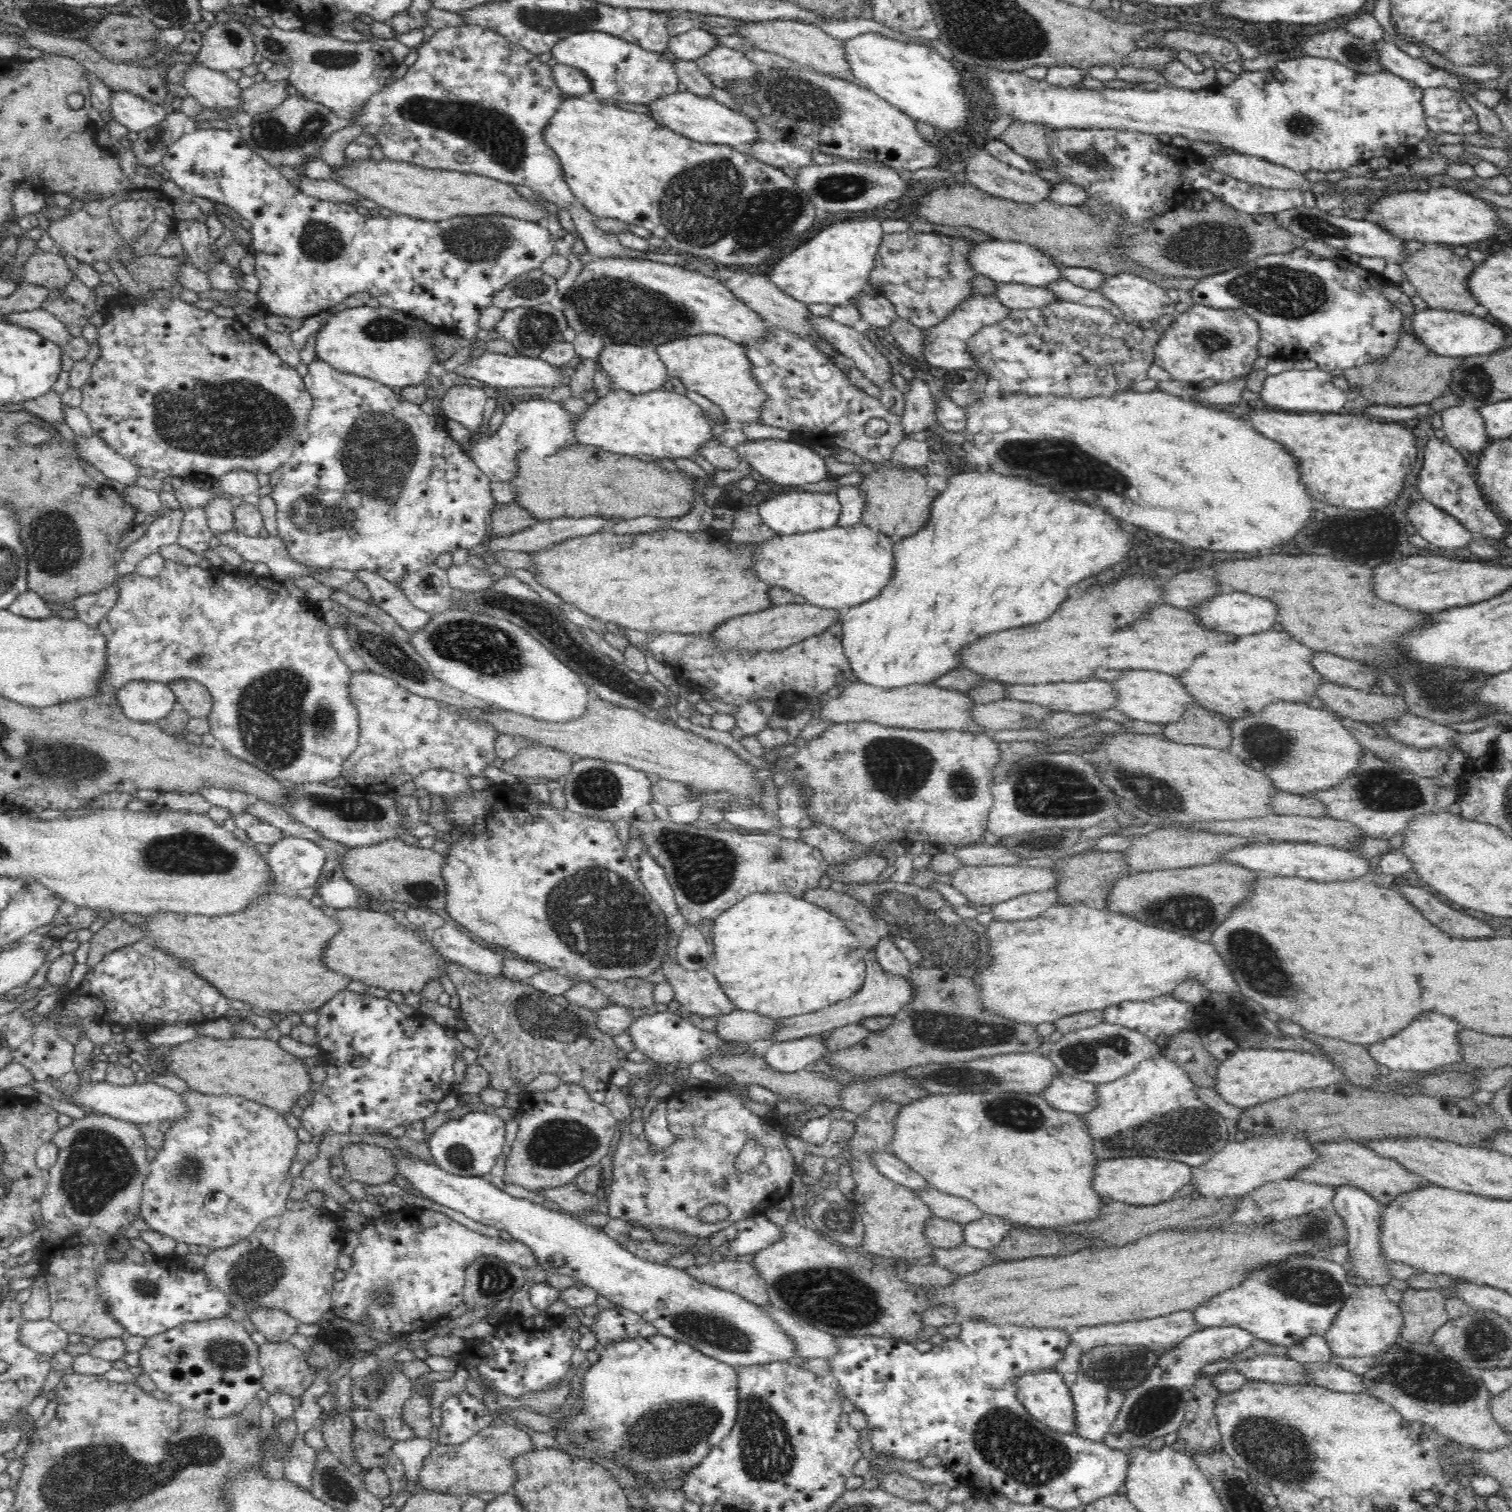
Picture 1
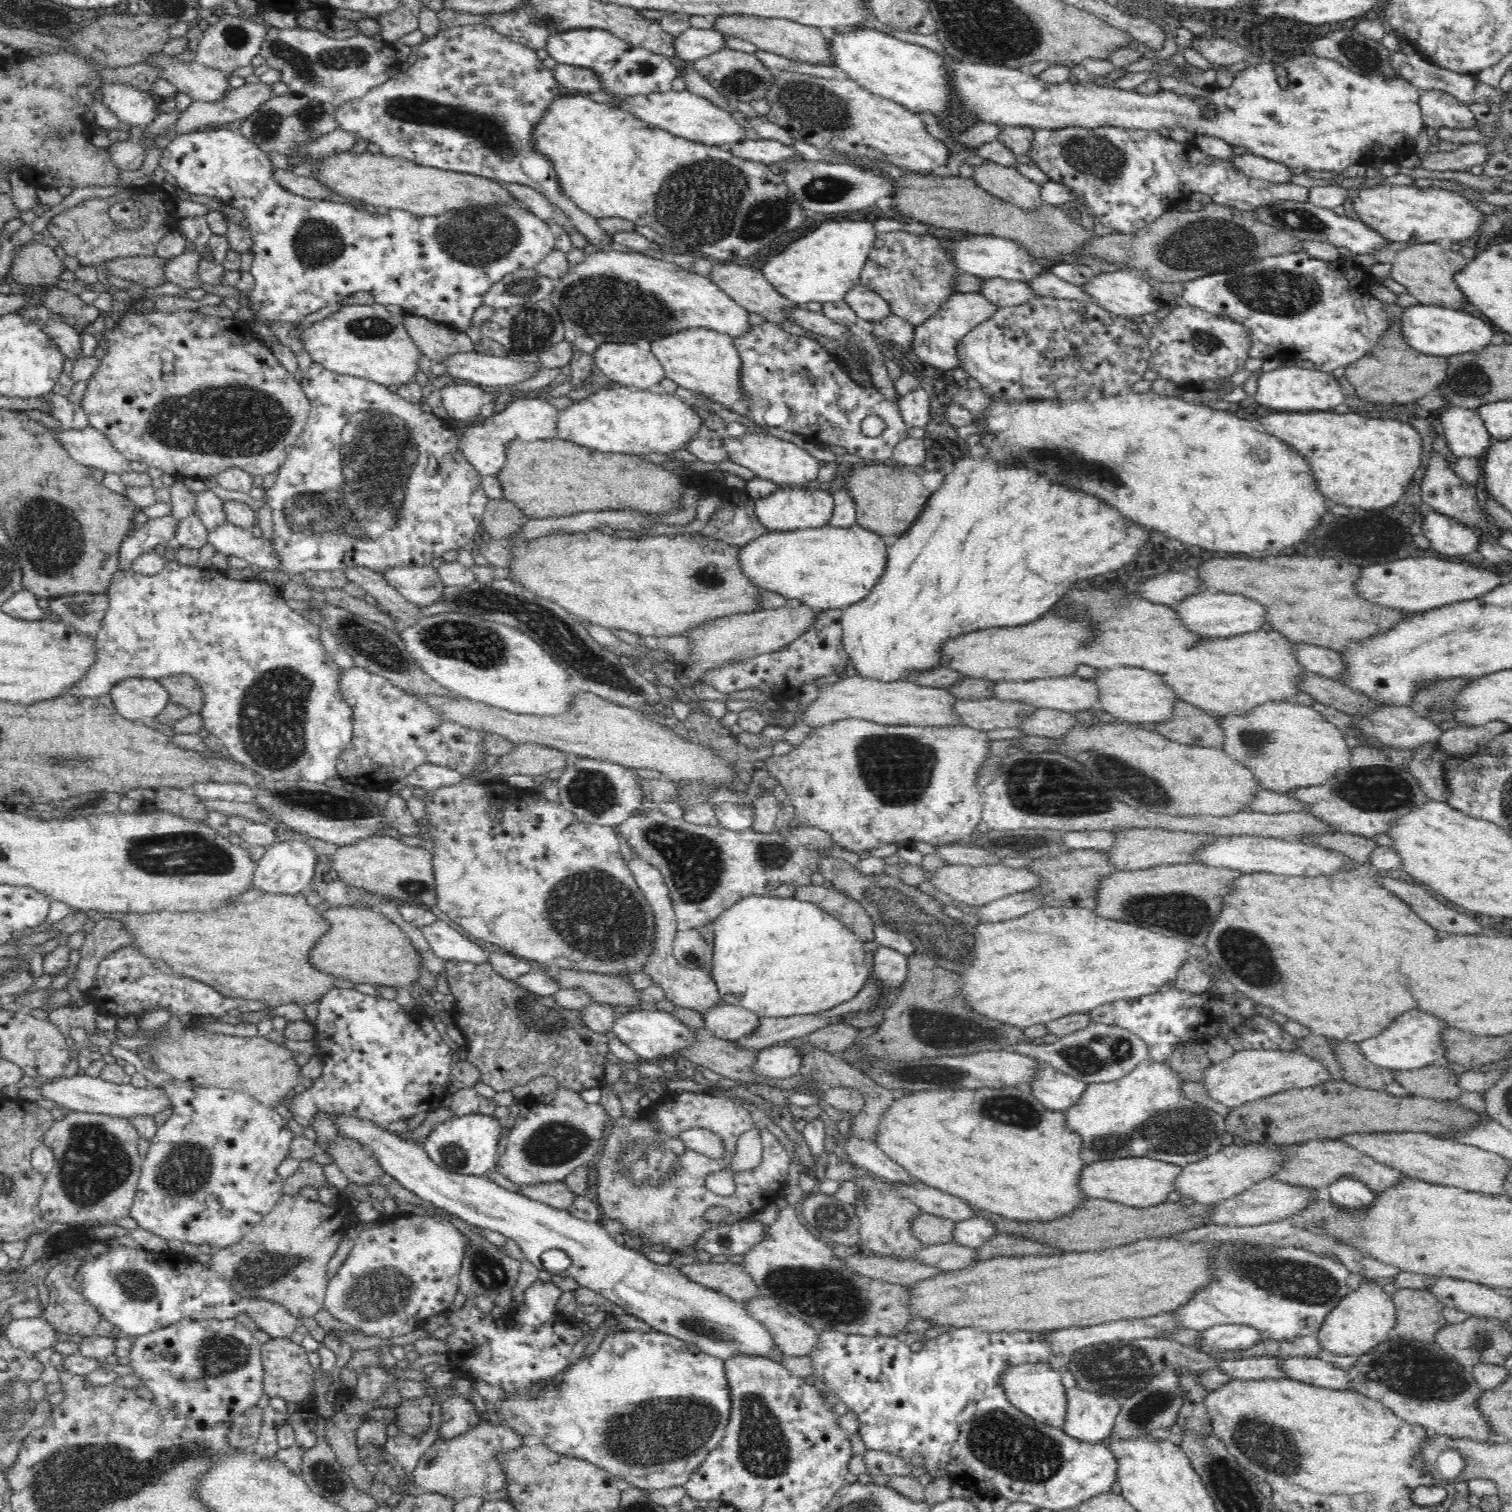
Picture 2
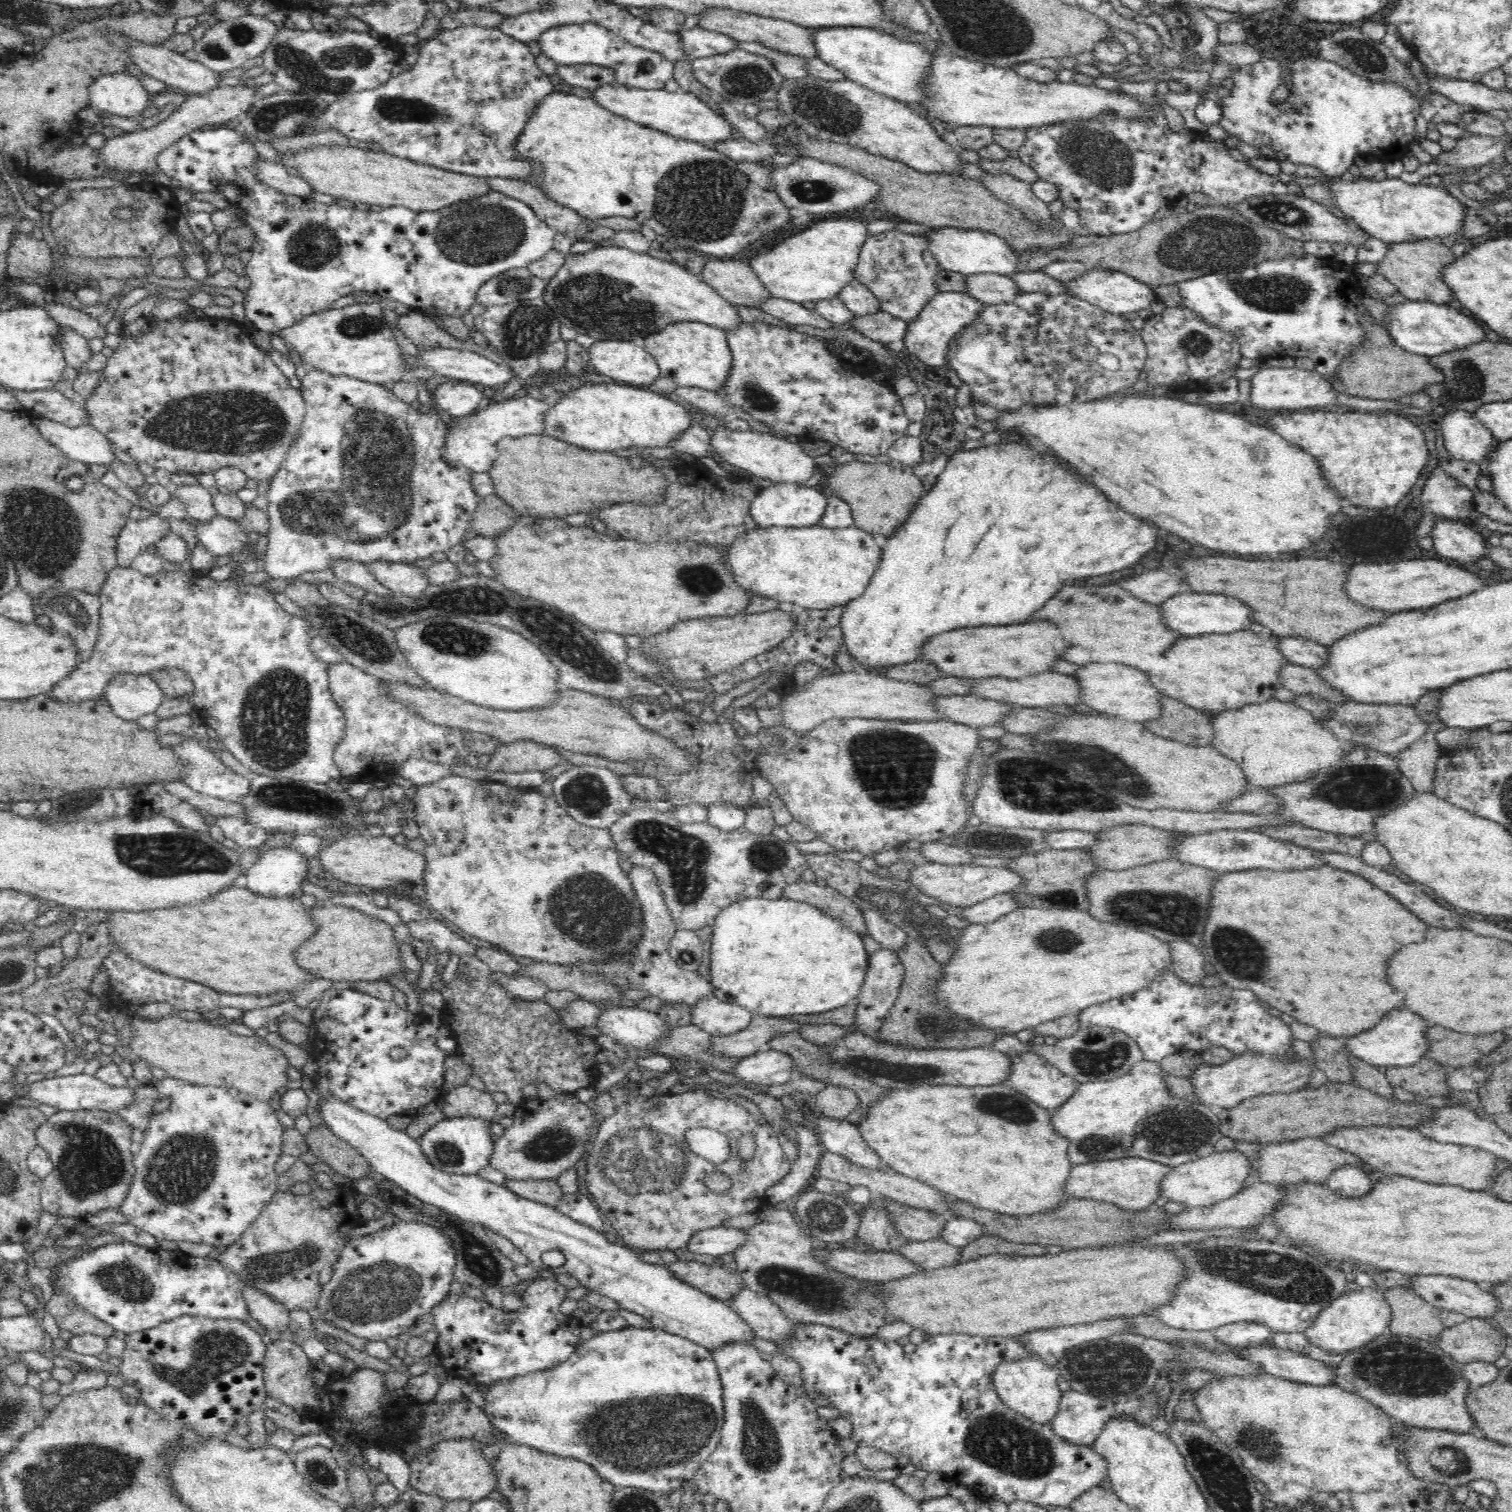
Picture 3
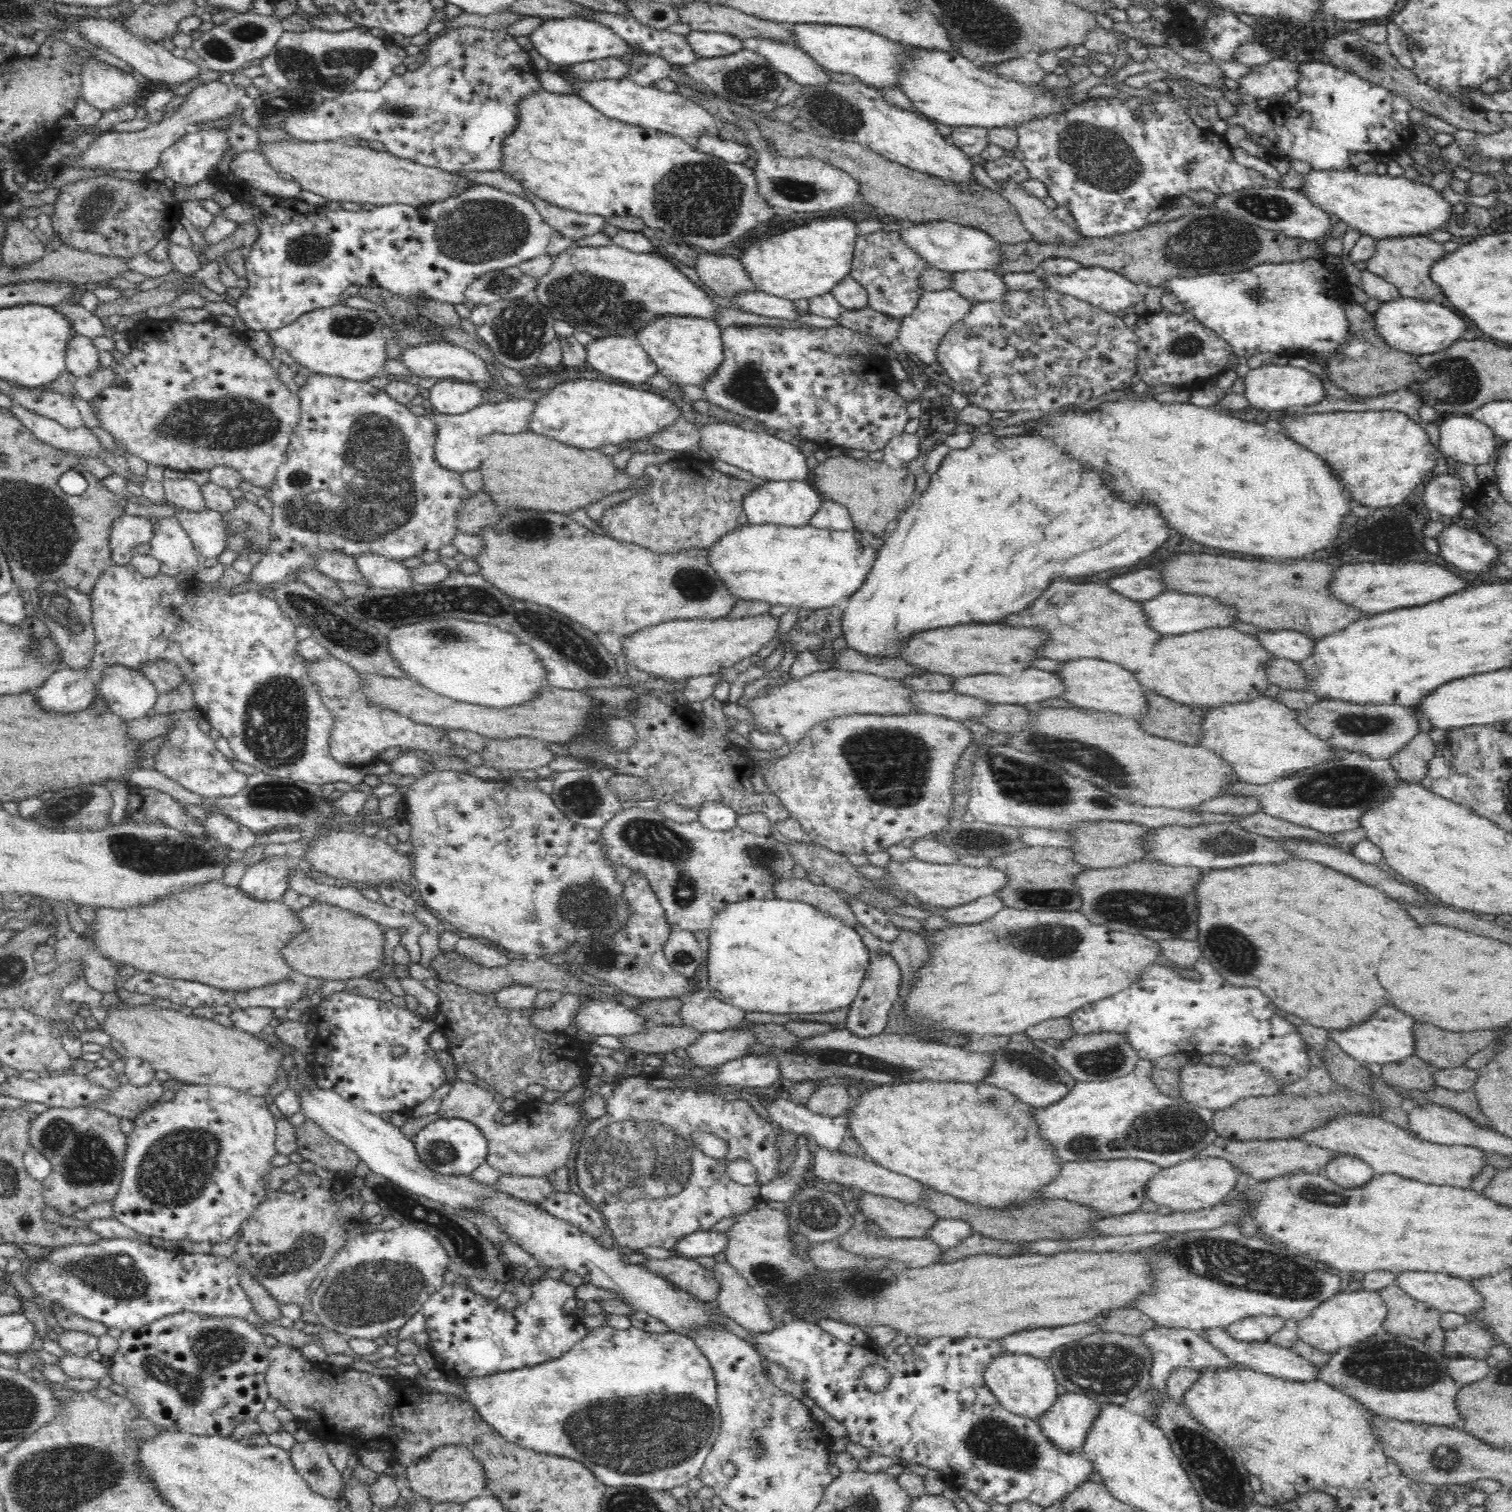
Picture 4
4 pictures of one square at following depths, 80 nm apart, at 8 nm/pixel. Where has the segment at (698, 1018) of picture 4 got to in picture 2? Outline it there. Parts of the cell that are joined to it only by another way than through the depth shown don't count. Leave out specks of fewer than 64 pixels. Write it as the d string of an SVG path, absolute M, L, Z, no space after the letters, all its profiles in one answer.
M724 1004L702 1015L708 1032L722 1040L740 1040L760 1028L760 1015L733 1005Z

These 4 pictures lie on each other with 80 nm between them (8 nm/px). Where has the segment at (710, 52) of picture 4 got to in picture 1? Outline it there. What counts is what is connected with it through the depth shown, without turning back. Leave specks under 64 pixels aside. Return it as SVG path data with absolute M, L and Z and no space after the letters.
M697 27L682 35L671 36L668 50L678 59L696 60L716 46L714 37Z

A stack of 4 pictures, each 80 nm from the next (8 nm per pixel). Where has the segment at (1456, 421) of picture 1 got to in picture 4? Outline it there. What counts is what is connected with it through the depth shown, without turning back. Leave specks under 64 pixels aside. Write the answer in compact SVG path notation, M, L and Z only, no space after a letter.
M1462 413L1444 415L1438 423L1439 453L1474 466L1493 463L1500 442L1487 424Z

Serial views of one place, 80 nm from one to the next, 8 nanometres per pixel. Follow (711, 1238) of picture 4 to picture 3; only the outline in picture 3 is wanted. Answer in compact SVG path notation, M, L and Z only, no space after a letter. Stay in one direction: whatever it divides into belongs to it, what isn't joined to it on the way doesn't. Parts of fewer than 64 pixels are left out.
M720 1225L696 1232L686 1248L695 1254L708 1254L719 1258L722 1254L732 1254L740 1250L748 1242L748 1238L748 1229Z

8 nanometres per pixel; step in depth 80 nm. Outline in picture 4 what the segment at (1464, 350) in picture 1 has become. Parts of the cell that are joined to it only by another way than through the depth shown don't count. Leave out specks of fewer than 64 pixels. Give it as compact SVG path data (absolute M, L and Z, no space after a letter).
M1402 296L1398 300L1383 302L1374 313L1374 319L1378 331L1390 346L1420 357L1445 351L1452 344L1464 340L1470 332L1470 324L1449 307Z

